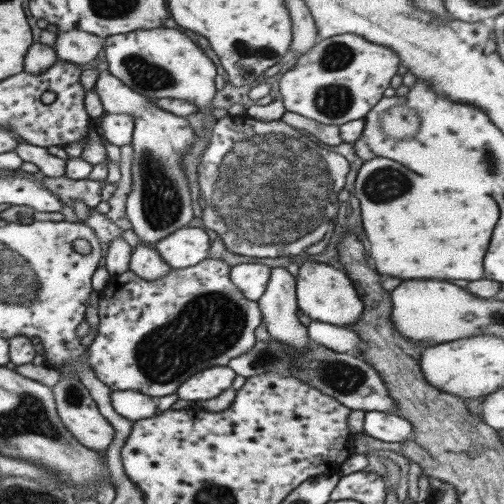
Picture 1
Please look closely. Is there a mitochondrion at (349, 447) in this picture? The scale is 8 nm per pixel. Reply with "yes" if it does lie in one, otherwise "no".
no

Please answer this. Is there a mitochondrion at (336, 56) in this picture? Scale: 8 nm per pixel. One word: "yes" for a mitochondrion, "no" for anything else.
yes

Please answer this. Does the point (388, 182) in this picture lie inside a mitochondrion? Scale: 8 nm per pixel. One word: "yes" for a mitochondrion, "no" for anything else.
yes

